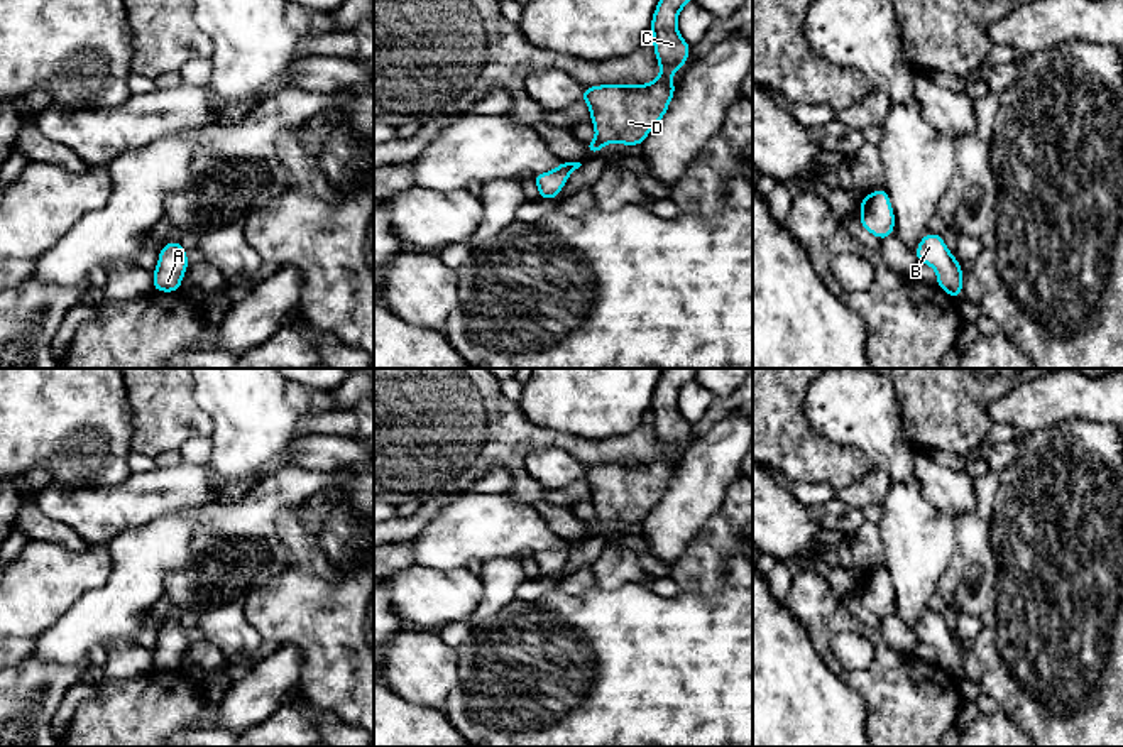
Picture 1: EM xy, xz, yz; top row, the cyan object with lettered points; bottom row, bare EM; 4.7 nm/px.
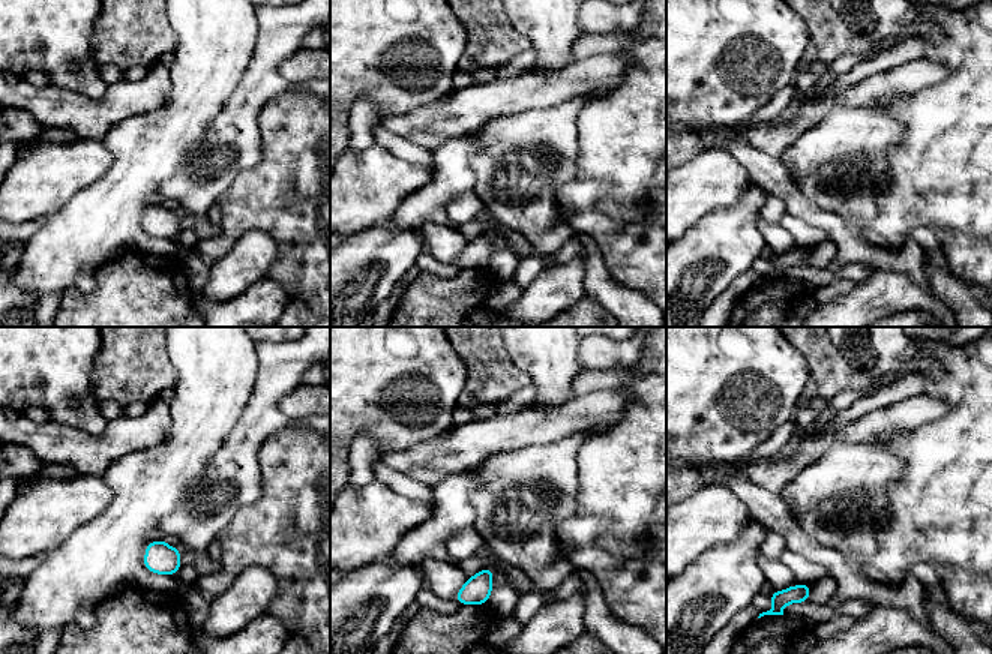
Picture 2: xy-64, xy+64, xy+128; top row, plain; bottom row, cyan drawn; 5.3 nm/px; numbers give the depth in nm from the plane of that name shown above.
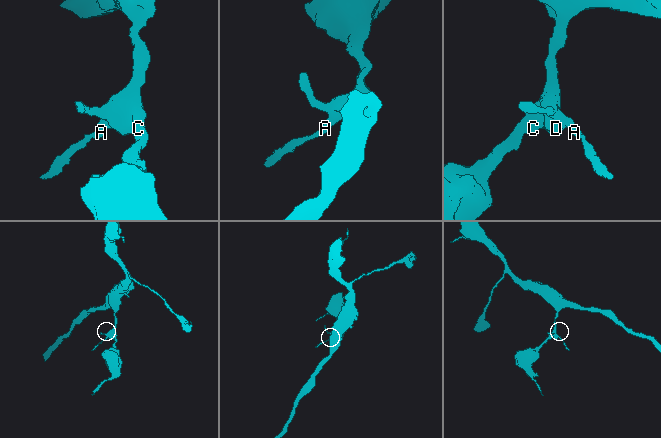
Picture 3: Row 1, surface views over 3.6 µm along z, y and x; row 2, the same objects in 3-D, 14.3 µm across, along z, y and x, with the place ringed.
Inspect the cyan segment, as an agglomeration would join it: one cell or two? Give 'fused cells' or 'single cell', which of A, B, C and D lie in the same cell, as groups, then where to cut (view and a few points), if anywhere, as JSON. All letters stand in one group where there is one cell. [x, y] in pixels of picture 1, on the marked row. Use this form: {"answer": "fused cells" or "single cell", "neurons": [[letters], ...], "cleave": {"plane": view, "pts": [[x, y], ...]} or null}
{"answer": "single cell", "neurons": [["A", "B", "C", "D"]], "cleave": null}

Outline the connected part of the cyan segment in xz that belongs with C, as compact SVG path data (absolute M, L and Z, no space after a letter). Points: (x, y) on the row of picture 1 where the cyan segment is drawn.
M660 0L649 25L651 46L661 74L648 85L595 85L585 88L580 101L590 108L595 140L583 144L587 152L600 154L605 144L643 145L646 135L665 117L677 86L671 76L690 56L690 44L680 35L677 19L693 0Z

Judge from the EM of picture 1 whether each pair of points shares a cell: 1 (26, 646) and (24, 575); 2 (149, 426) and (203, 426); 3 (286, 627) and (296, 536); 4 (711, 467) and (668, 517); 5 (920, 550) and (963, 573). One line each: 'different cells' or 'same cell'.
1: different cells
2: same cell
3: different cells
4: same cell
5: different cells

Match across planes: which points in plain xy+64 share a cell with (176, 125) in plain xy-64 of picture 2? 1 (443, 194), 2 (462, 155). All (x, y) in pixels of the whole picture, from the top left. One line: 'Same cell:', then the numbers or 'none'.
Same cell: 1, 2

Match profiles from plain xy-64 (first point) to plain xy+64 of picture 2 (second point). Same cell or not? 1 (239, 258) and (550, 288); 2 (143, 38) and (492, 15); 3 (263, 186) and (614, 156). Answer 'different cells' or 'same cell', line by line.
1: same cell
2: same cell
3: different cells

